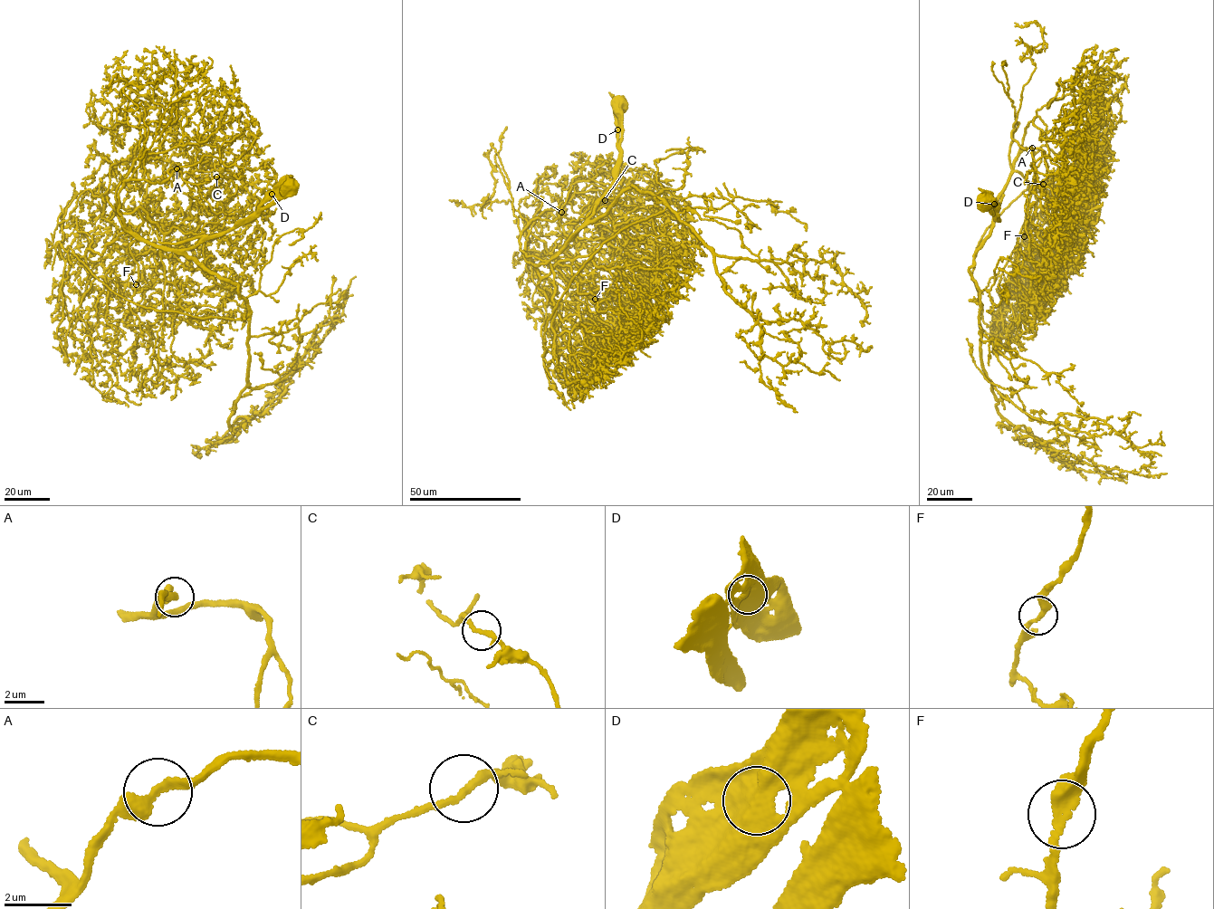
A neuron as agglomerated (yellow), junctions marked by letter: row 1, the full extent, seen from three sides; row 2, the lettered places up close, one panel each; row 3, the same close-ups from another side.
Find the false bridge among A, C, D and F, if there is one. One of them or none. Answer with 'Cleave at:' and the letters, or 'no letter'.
Cleave at: D

